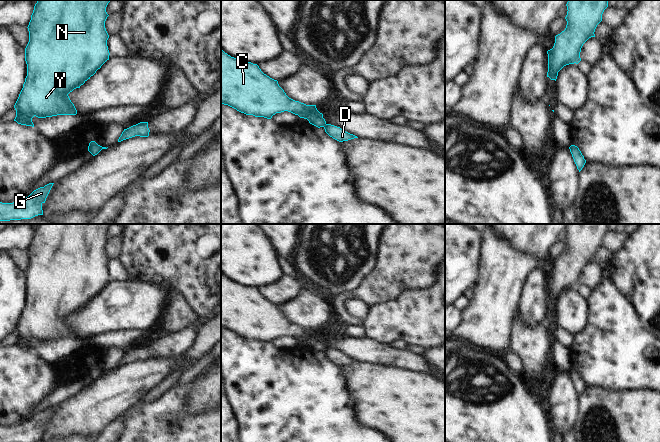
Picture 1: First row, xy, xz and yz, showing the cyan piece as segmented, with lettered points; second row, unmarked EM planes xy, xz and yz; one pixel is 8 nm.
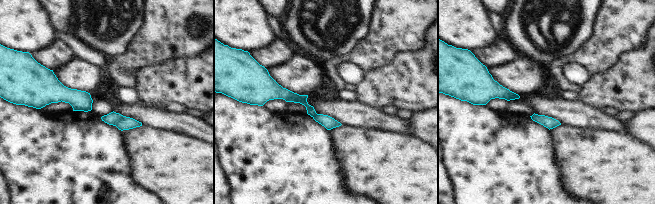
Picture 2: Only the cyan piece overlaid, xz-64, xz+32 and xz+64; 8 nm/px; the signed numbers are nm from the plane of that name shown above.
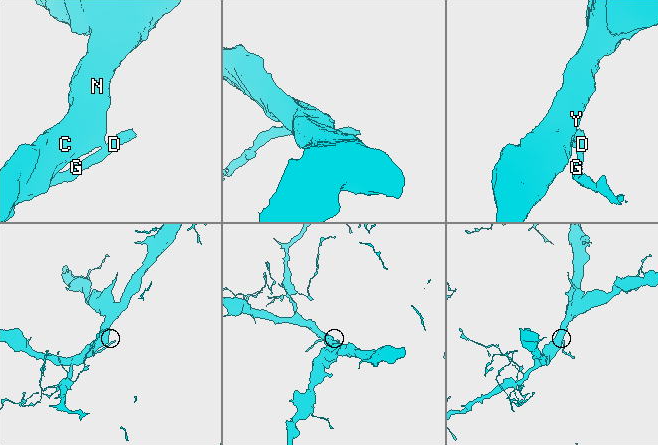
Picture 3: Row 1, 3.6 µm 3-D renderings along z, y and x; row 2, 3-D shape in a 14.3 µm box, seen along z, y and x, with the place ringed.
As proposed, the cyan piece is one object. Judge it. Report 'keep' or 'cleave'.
cleave

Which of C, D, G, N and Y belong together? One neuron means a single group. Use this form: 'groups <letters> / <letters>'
groups C N Y / D G

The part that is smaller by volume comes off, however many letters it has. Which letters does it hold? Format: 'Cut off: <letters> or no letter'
Cut off: D, G

